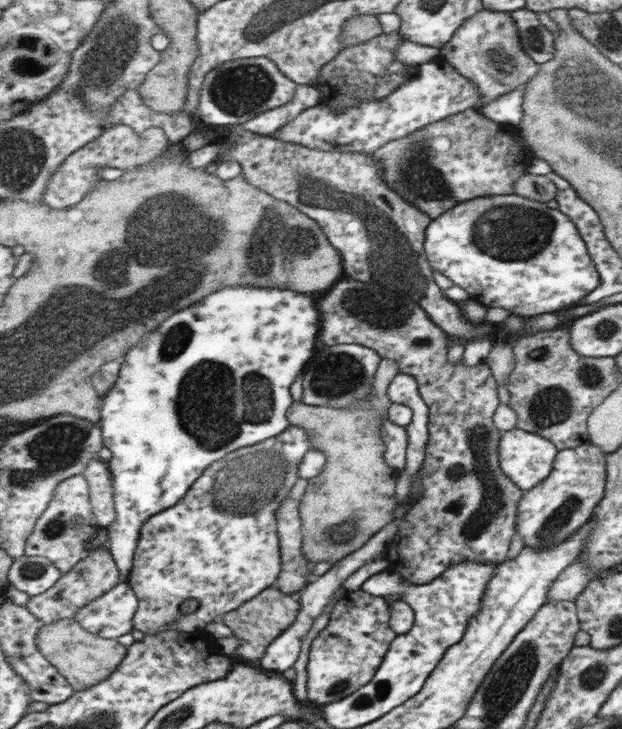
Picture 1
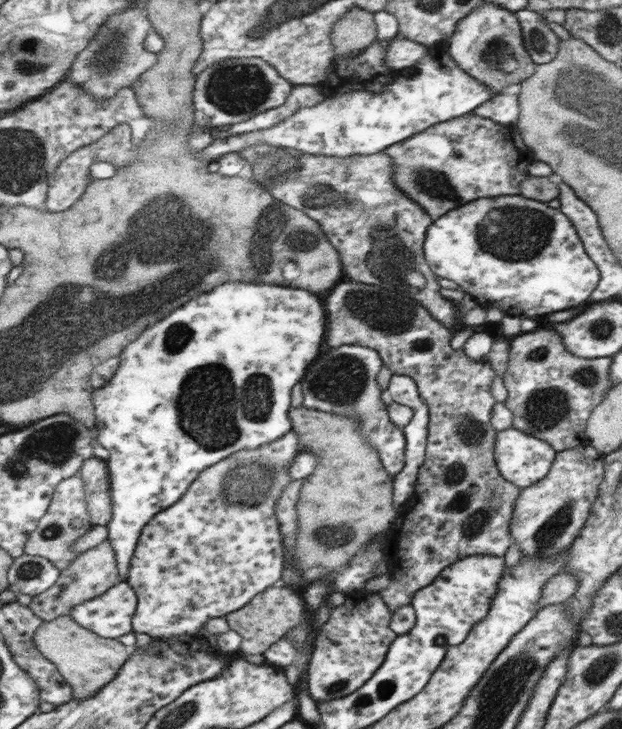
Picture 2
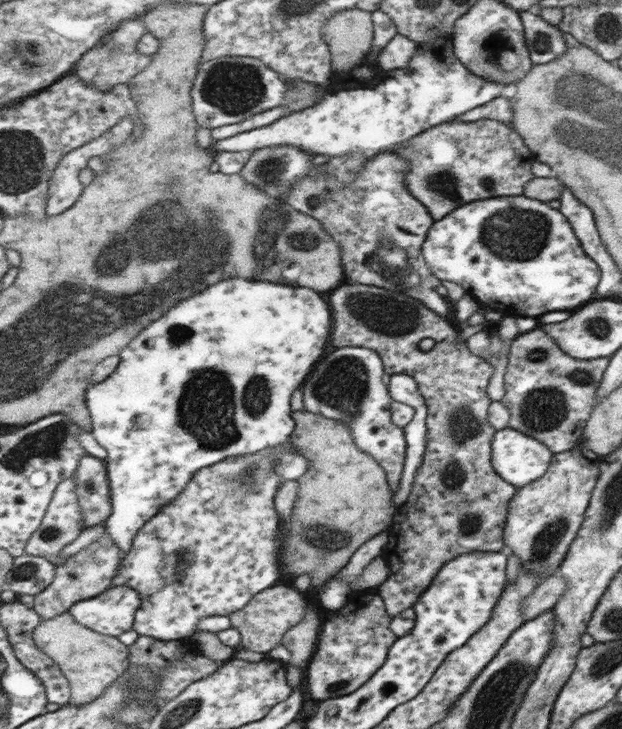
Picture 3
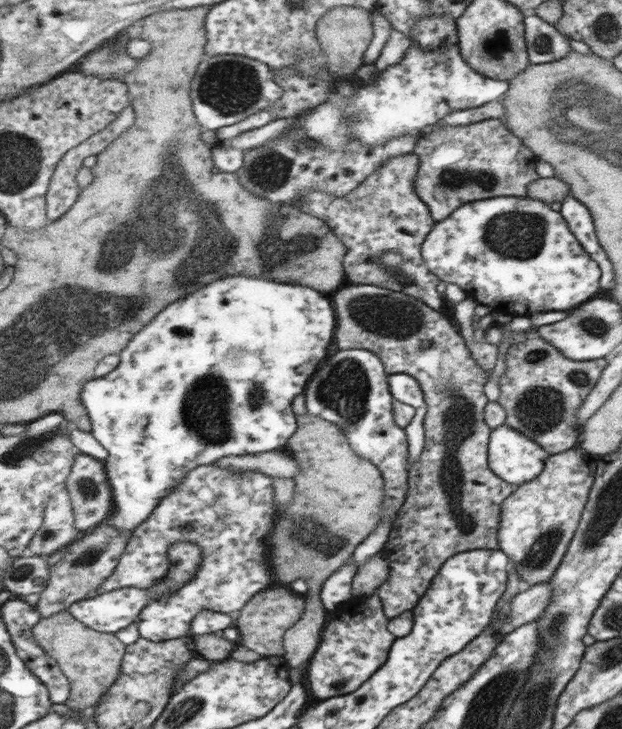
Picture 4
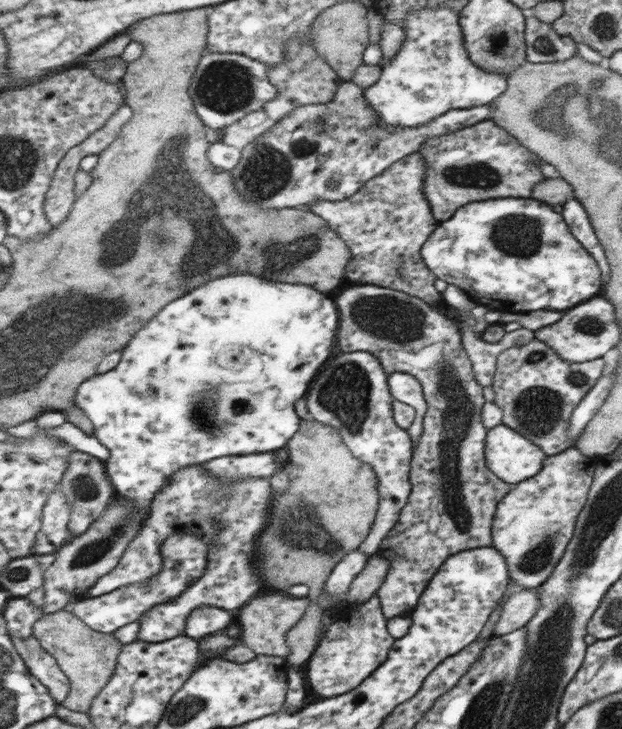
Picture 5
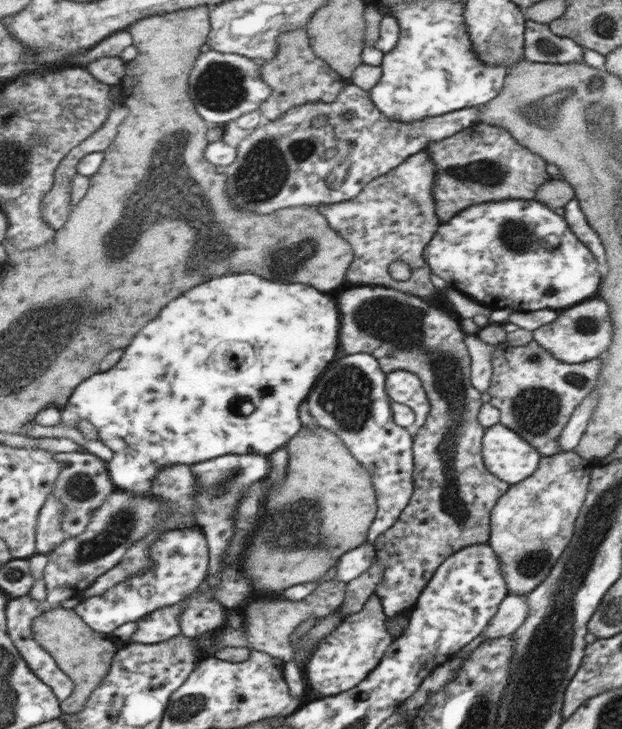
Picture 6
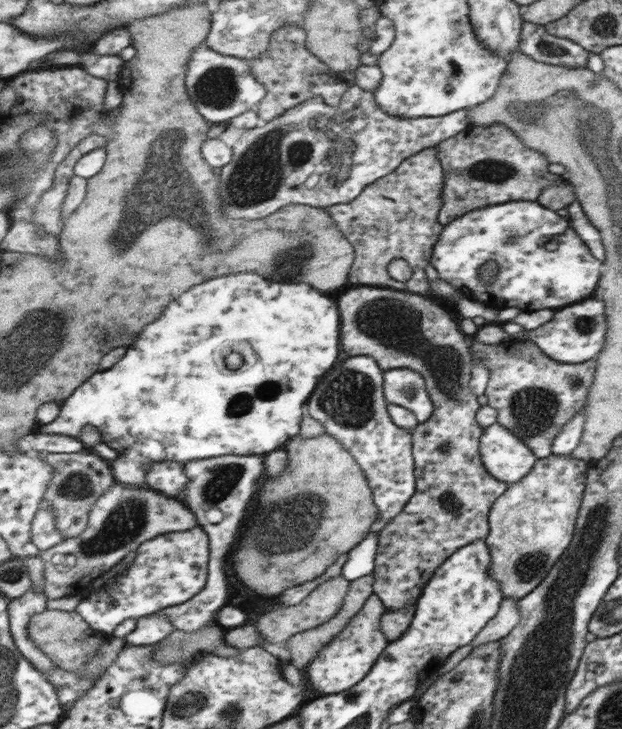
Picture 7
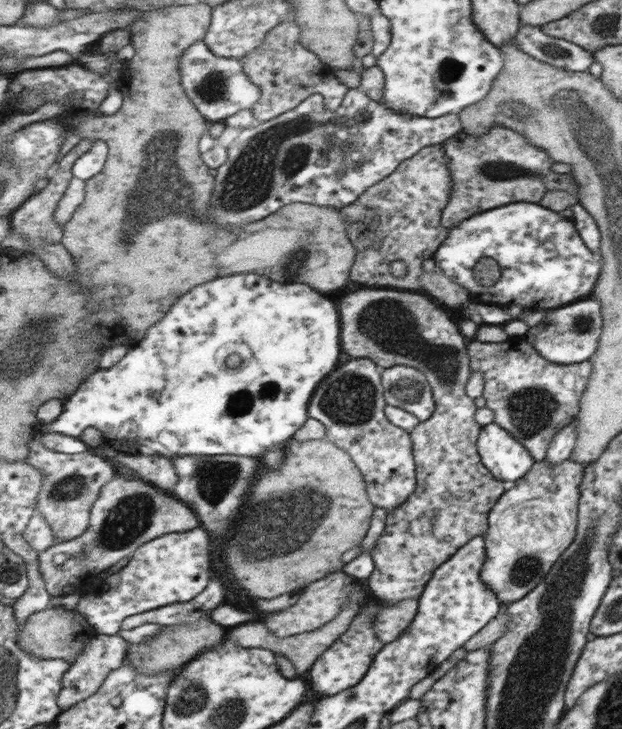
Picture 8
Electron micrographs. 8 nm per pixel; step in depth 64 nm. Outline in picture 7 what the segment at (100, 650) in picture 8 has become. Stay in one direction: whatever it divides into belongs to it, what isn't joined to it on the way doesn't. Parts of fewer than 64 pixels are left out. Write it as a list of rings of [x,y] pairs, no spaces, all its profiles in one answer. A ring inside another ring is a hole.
[[[33,587],[23,597],[13,599],[10,603],[9,609],[11,619],[13,622],[13,633],[17,638],[17,645],[21,648],[21,651],[32,661],[39,669],[42,669],[50,678],[50,682],[54,683],[54,686],[58,688],[58,694],[60,695],[62,705],[70,705],[70,702],[76,702],[78,699],[86,697],[96,684],[98,684],[99,669],[108,670],[113,662],[117,661],[120,651],[128,646],[124,638],[116,637],[114,634],[104,636],[104,645],[101,646],[101,653],[94,657],[89,665],[85,668],[84,678],[80,678],[80,675],[76,671],[69,671],[62,669],[56,665],[56,662],[52,660],[37,644],[31,639],[29,635],[29,626],[32,619],[37,614],[46,612],[48,610],[49,596],[45,590],[39,591],[36,587]]]

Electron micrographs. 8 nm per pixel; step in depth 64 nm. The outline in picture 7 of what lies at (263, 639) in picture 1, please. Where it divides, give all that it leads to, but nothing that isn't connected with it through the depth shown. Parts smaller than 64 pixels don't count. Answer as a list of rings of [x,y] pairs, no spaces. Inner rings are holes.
[[[342,575],[330,578],[321,586],[318,586],[308,598],[304,599],[299,604],[290,606],[277,603],[274,604],[272,608],[266,608],[266,610],[262,608],[262,614],[260,614],[260,612],[251,613],[248,623],[256,625],[256,630],[258,630],[257,633],[265,640],[262,647],[276,658],[281,658],[284,662],[288,663],[290,651],[285,645],[286,641],[295,634],[310,629],[316,629],[317,626],[320,626],[324,622],[328,622],[332,617],[336,616],[340,612],[342,606],[345,605],[350,583],[351,581],[344,578]]]

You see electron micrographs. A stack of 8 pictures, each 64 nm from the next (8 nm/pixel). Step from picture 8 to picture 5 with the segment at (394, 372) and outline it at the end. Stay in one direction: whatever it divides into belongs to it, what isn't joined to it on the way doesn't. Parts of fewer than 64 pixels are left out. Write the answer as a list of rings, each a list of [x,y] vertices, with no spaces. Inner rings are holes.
[[[397,372],[388,375],[388,383],[394,401],[400,401],[415,408],[415,419],[407,430],[412,435],[416,448],[420,444],[420,438],[423,434],[426,413],[421,381],[410,373]]]

